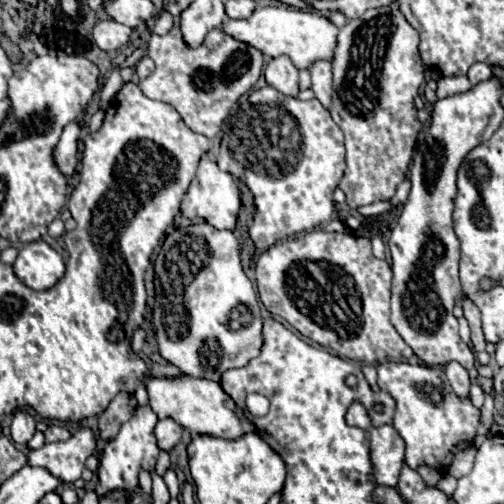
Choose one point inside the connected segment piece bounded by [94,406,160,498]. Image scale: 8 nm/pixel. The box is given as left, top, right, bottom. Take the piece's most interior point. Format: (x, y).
(134, 449)

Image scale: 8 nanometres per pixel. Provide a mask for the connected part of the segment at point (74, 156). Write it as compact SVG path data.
M68 124L64 126L62 134L60 134L60 140L56 144L56 152L54 152L54 160L56 160L56 166L60 168L60 172L64 172L64 176L72 176L74 170L76 170L76 164L78 164L78 134L80 134L80 128L78 124Z

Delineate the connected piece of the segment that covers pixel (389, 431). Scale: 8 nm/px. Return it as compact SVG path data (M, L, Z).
M394 426L370 430L370 460L374 464L374 476L378 484L398 484L398 474L404 464L404 440L394 430Z

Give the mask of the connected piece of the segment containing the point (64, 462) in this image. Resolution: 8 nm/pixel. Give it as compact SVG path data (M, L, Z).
M82 428L66 442L52 442L38 450L30 450L26 460L30 466L46 468L60 482L74 484L90 454L96 454L96 434L90 428Z

